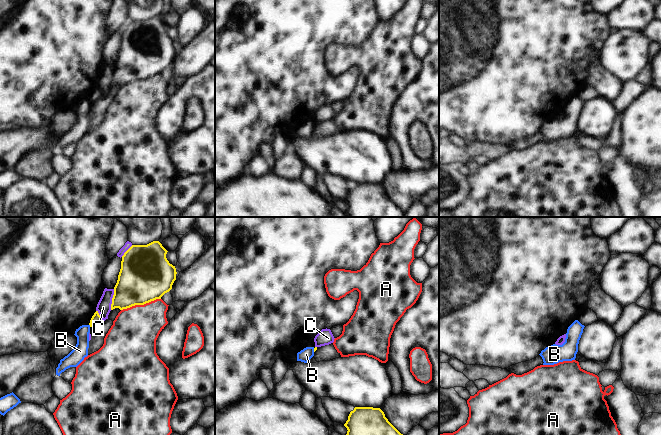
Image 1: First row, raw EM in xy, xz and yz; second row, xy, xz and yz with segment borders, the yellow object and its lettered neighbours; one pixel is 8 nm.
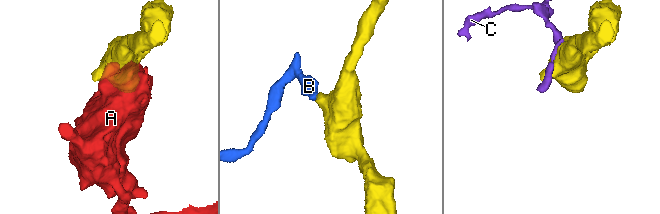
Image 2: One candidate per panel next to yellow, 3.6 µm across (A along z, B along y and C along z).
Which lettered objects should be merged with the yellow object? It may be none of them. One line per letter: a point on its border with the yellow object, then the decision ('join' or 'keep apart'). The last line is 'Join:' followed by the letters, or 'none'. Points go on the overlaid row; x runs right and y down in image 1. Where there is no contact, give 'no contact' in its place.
A: meets yellow in xy at (140, 304); keep apart
B: meets yellow in xy at (89, 324); keep apart
C: meets yellow in xy at (112, 299); keep apart
Join: none

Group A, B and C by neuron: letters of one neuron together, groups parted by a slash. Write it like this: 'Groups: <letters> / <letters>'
Groups: A / B / C.

